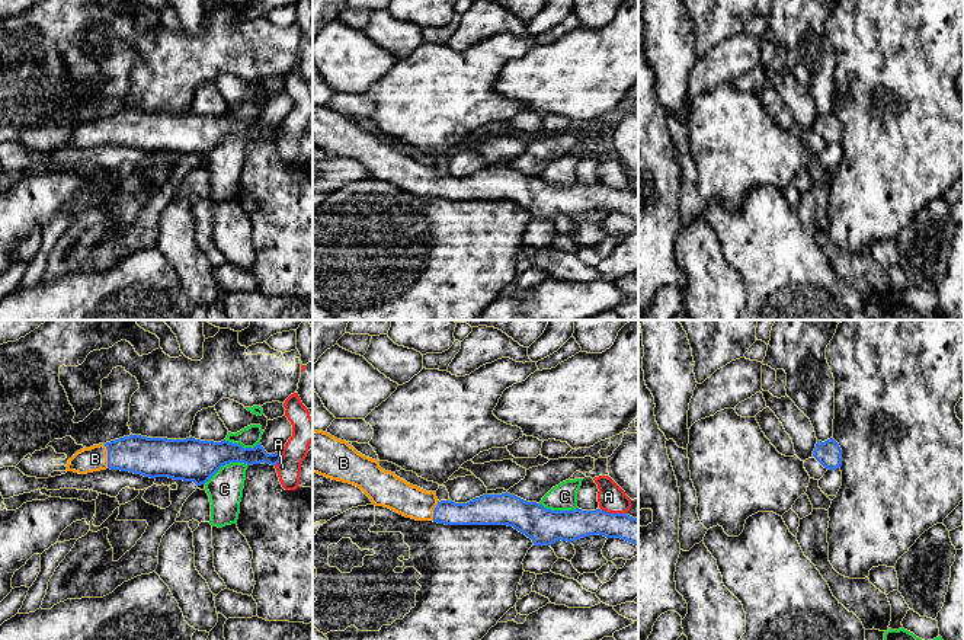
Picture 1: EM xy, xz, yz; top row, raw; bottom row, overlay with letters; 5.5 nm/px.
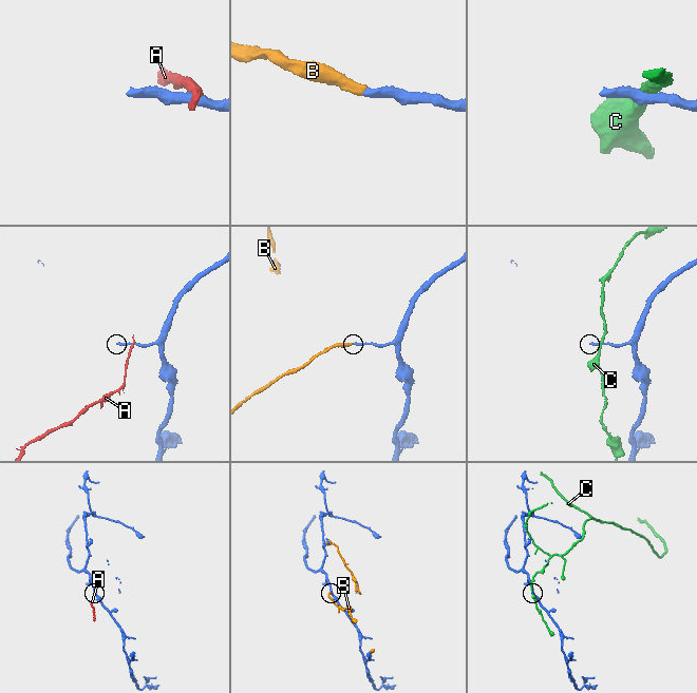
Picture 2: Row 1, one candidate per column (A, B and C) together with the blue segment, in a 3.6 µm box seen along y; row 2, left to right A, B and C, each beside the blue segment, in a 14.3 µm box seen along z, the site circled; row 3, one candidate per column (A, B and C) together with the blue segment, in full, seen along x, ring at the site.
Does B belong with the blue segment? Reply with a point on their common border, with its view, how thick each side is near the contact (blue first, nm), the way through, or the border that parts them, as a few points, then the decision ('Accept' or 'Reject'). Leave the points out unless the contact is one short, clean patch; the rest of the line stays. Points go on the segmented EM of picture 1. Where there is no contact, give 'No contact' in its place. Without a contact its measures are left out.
Touches blue at xy (108, 456). Thickness 220 nm (blue) against 140 nm. Accept

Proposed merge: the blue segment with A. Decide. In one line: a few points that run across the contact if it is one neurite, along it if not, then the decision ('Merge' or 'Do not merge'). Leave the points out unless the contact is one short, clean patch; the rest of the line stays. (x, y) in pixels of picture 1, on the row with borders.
Line: xz (601, 508), (609, 512), (627, 514). Do not merge

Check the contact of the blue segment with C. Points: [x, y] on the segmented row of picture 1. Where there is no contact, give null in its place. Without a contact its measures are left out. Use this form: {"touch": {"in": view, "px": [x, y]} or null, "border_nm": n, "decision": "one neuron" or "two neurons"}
{"touch": {"in": "xy", "px": [226, 463]}, "border_nm": 260, "decision": "two neurons"}

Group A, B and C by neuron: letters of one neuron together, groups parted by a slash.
A / B / C

